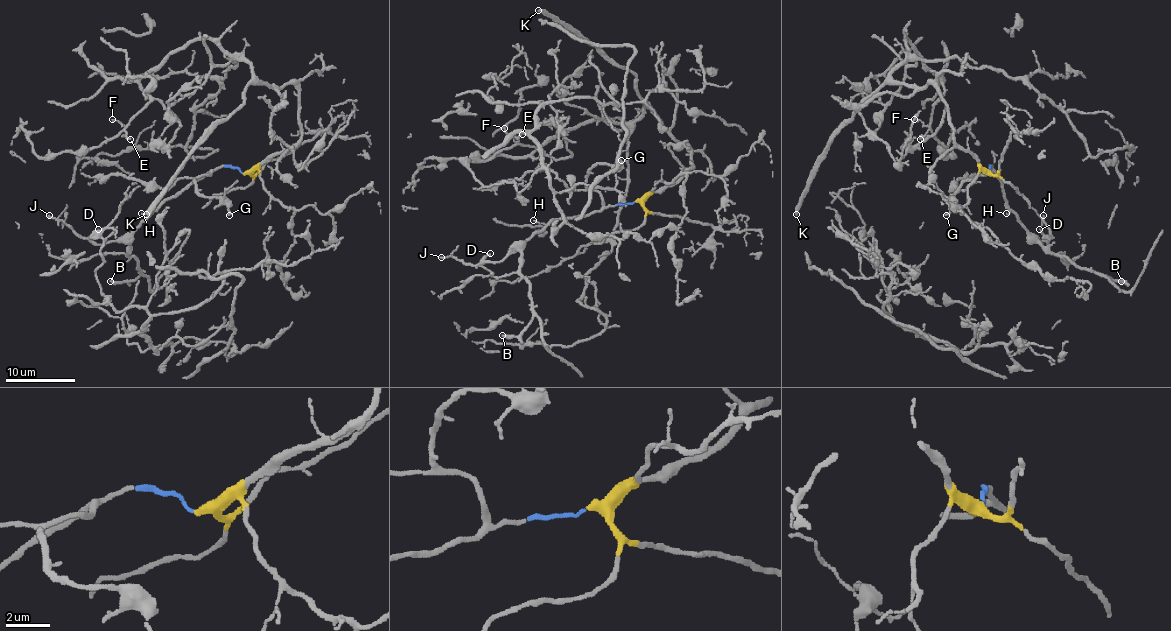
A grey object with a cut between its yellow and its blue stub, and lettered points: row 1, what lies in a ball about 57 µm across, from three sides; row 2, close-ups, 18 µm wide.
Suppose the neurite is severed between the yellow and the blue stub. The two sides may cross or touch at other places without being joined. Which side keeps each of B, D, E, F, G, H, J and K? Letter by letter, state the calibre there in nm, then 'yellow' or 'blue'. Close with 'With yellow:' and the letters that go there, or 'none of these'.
B: 240 nm thick; blue
D: 120 nm thick; blue
E: 130 nm thick; yellow
F: 140 nm thick; yellow
G: 170 nm thick; blue
H: 90 nm thick; blue
J: 190 nm thick; blue
K: 400 nm thick; yellow
With yellow: E, F, K

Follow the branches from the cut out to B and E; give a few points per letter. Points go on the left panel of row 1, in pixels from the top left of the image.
B: (242, 172), (225, 165), (211, 169), (160, 204), (130, 234), (129, 255), (141, 274), (109, 281)
E: (242, 172), (300, 137), (298, 90), (263, 85), (209, 39), (139, 81), (150, 101), (130, 139)

